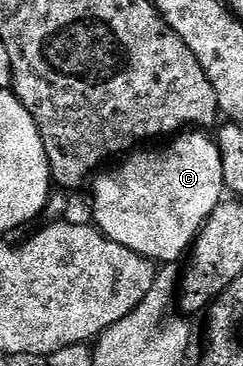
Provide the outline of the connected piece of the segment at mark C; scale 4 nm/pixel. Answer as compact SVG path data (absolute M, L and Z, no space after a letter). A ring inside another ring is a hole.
M188 129L174 136L168 142L171 144L160 151L136 150L115 165L120 167L96 174L93 179L95 188L91 191L94 226L119 245L125 245L125 249L133 249L133 253L143 255L146 259L160 264L178 264L190 252L205 221L225 195L219 144L207 135L210 134L203 129Z

